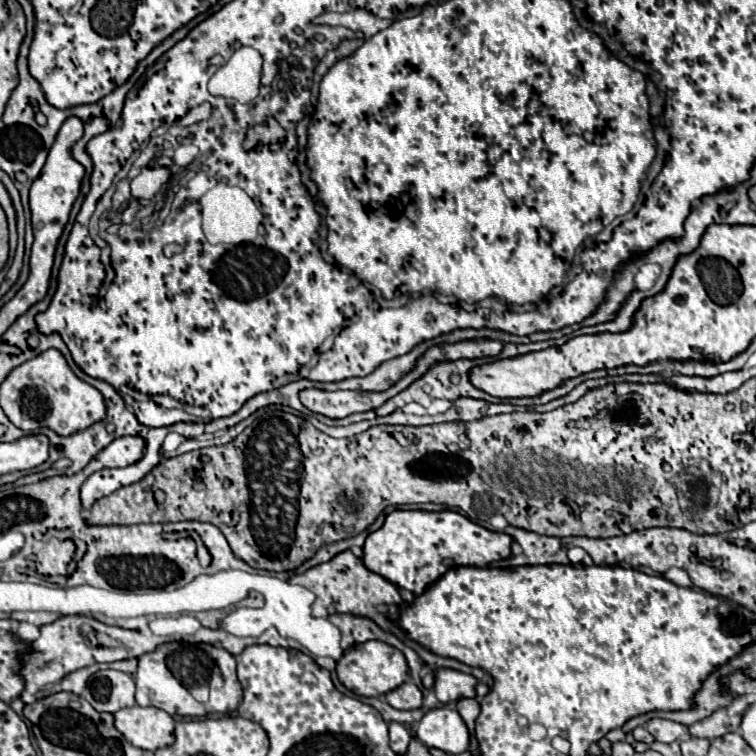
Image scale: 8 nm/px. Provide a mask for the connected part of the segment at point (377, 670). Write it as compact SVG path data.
M366 641L356 643L344 651L344 655L336 663L336 675L340 683L356 695L382 697L408 679L408 665L404 655L400 655L400 651L396 651L392 645L380 641Z

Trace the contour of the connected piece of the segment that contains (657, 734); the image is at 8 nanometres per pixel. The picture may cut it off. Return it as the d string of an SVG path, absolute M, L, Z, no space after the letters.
M650 719L646 723L646 729L652 733L652 737L656 741L662 741L662 743L672 743L672 741L688 735L686 725L676 723L676 721L668 721L668 719Z

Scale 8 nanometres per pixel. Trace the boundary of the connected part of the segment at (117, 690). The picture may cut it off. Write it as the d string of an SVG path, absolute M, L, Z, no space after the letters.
M102 669L88 679L82 697L92 703L96 711L116 713L120 707L132 707L136 703L134 691L136 687L132 675L114 669Z

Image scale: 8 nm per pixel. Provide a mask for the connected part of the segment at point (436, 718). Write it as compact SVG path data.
M452 705L436 707L424 713L416 725L416 735L426 747L438 747L448 755L458 755L468 749L468 729Z

